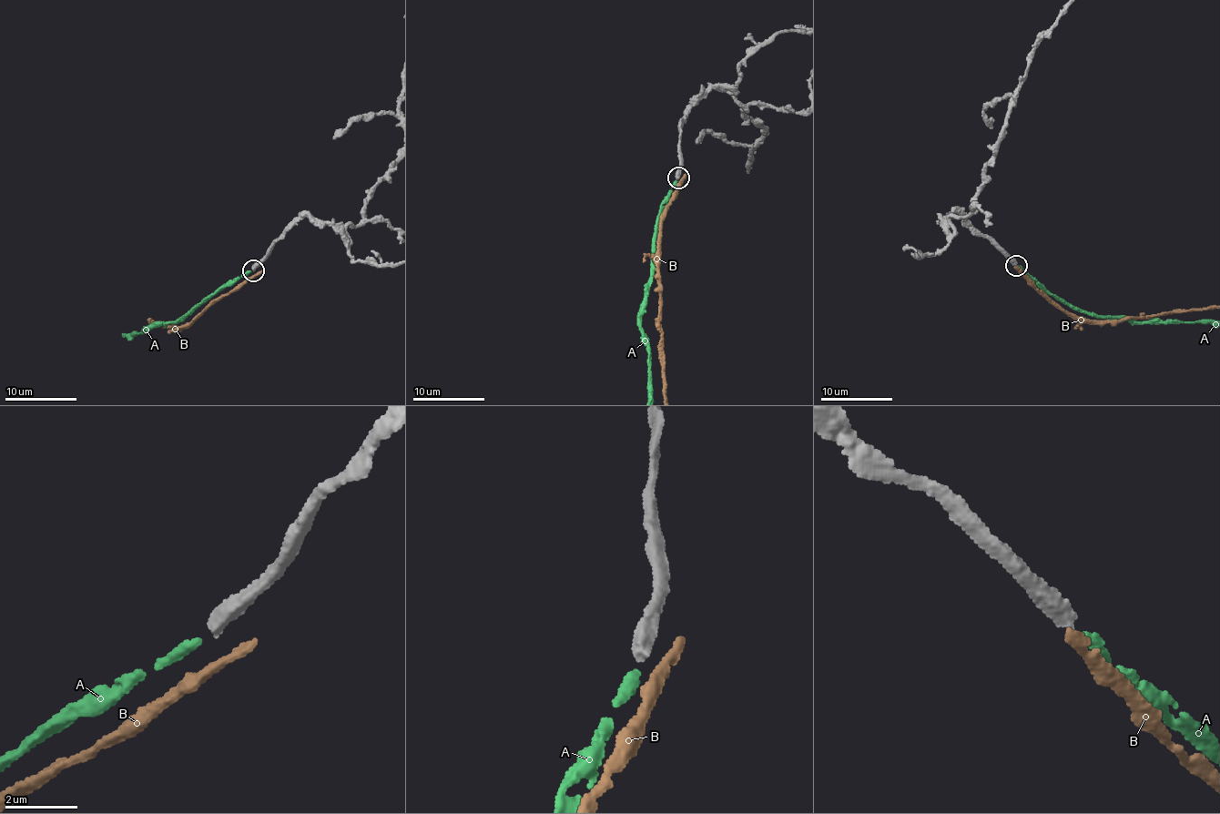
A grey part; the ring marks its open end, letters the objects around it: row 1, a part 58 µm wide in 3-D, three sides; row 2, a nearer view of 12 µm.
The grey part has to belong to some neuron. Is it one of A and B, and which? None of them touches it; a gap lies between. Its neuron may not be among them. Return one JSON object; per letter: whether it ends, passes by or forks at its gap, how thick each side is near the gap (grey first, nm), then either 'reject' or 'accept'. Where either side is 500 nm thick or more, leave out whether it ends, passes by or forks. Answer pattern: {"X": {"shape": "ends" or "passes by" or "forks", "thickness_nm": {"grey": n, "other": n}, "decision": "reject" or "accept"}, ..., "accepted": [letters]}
{"A": {"shape": "ends", "thickness_nm": {"grey": 400, "other": 280}, "decision": "accept"}, "B": {"shape": "ends", "thickness_nm": {"grey": 400, "other": 400}, "decision": "reject"}, "accepted": ["A"]}

